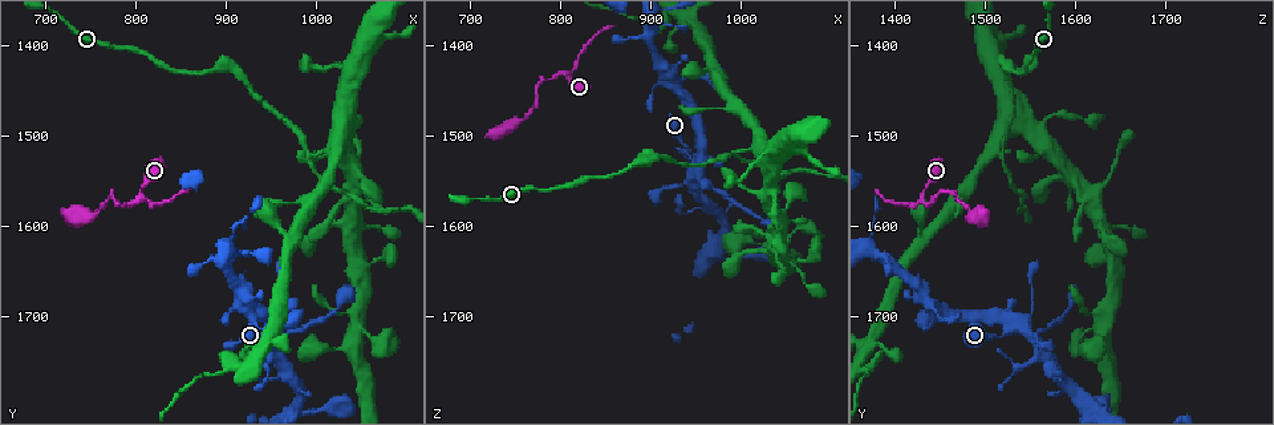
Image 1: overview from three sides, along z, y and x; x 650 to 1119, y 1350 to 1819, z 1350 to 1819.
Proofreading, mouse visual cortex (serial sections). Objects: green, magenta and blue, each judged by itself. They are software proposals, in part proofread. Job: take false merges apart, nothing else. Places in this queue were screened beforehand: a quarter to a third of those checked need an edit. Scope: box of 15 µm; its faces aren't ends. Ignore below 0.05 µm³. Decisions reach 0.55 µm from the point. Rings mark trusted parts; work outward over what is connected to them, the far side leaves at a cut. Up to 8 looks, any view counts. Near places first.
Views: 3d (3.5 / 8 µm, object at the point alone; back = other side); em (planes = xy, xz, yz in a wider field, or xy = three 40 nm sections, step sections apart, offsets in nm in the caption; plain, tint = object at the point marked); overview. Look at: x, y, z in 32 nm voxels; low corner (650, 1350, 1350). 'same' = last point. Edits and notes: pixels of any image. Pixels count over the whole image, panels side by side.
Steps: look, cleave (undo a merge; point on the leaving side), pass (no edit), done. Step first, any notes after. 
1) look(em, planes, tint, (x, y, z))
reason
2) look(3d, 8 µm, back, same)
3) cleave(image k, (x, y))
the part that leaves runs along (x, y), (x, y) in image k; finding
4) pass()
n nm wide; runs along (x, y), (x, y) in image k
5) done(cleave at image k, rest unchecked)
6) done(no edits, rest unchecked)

look(3d, 3.5 µm, (805, 1570, 1430))
a fork

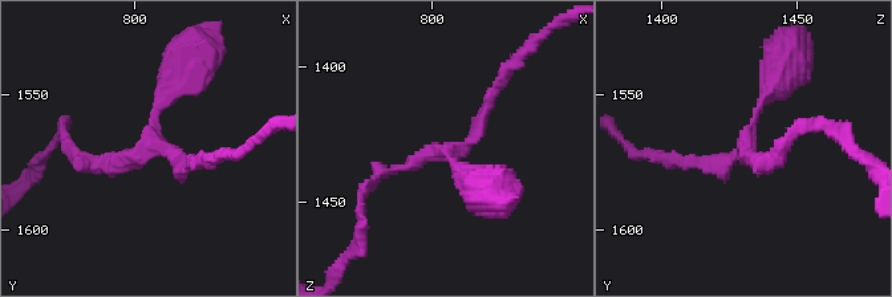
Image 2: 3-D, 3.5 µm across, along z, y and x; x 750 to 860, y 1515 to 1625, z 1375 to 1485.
look(em, xy, step 3, plain, (805, 1569, 1433))
shape alone is not enough

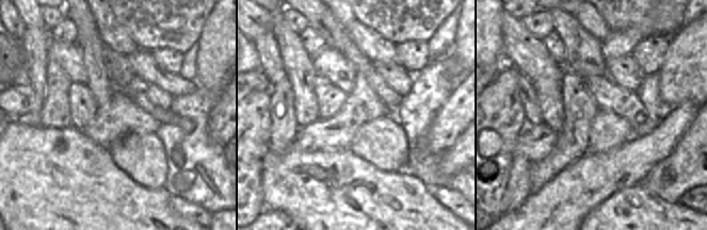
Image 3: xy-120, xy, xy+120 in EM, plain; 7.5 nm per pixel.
look(em, xy, step 3, tint, same)
with the object marked

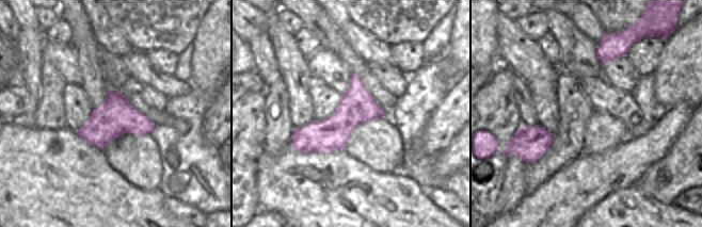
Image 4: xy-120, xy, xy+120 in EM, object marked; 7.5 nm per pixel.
pass()
runs along (186, 70), (137, 155), (76, 155) in image 2; one cell here

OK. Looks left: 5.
look(3d, 3.5 µm, (940, 1725, 1515))
four arms meet

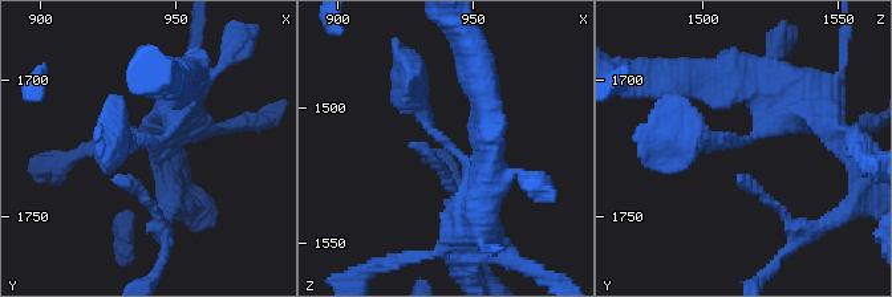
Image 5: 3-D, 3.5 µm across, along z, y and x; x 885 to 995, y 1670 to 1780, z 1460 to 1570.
look(em, xy, step 1, tint, (941, 1722, 1515))
shape alone is not enough

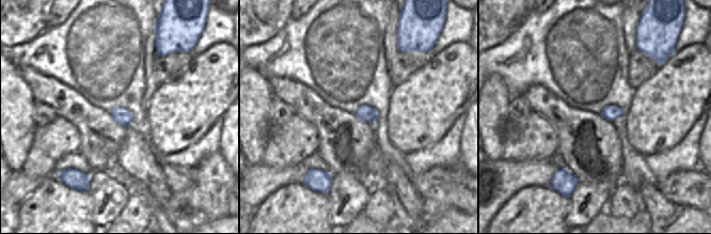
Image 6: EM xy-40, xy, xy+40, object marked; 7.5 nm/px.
look(em, xy, step 2, tint, same)
cut it another way

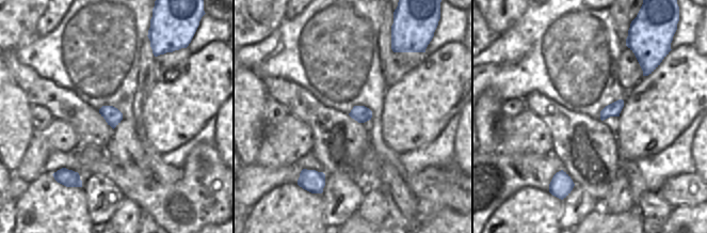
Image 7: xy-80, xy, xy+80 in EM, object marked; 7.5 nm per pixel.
pass()
4 arms; arms of 250, 300, 350, 400 nm; runs along (409, 74), (409, 98), (470, 174), (487, 146) in image 5; all the same cell

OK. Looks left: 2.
done(no edits, rest unchecked)

